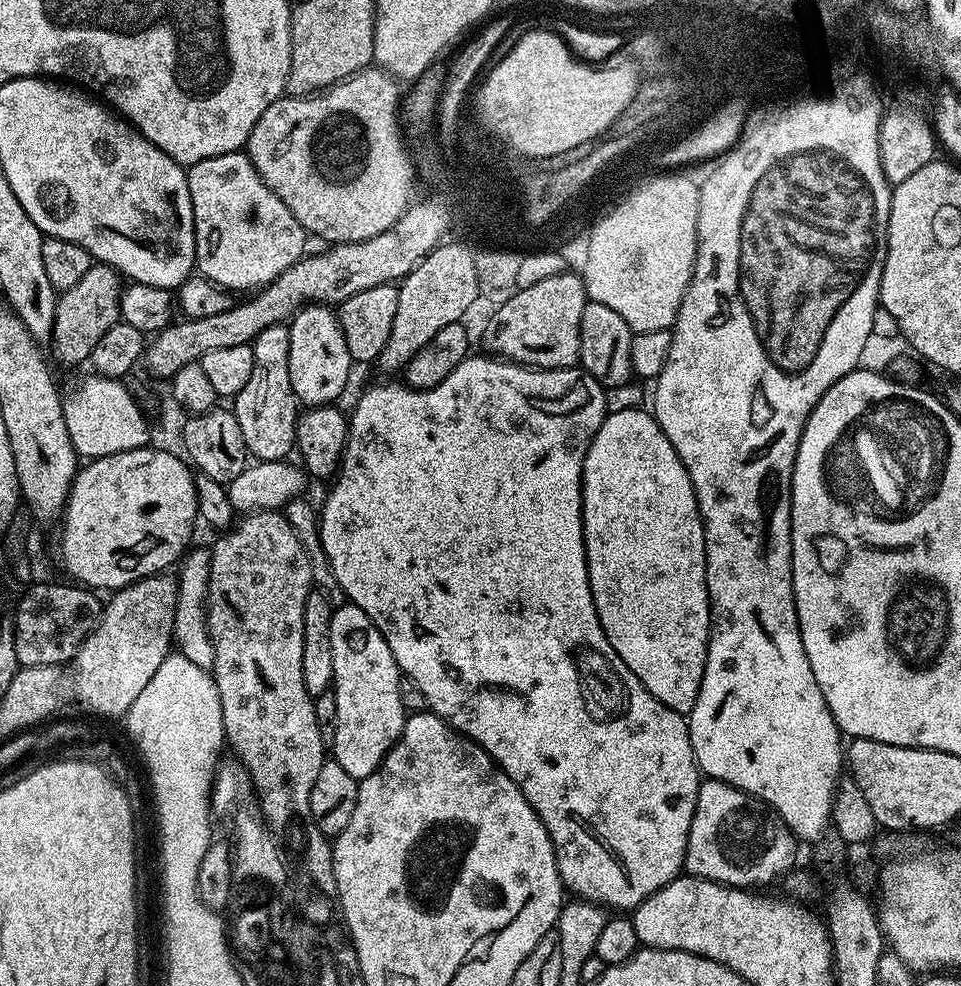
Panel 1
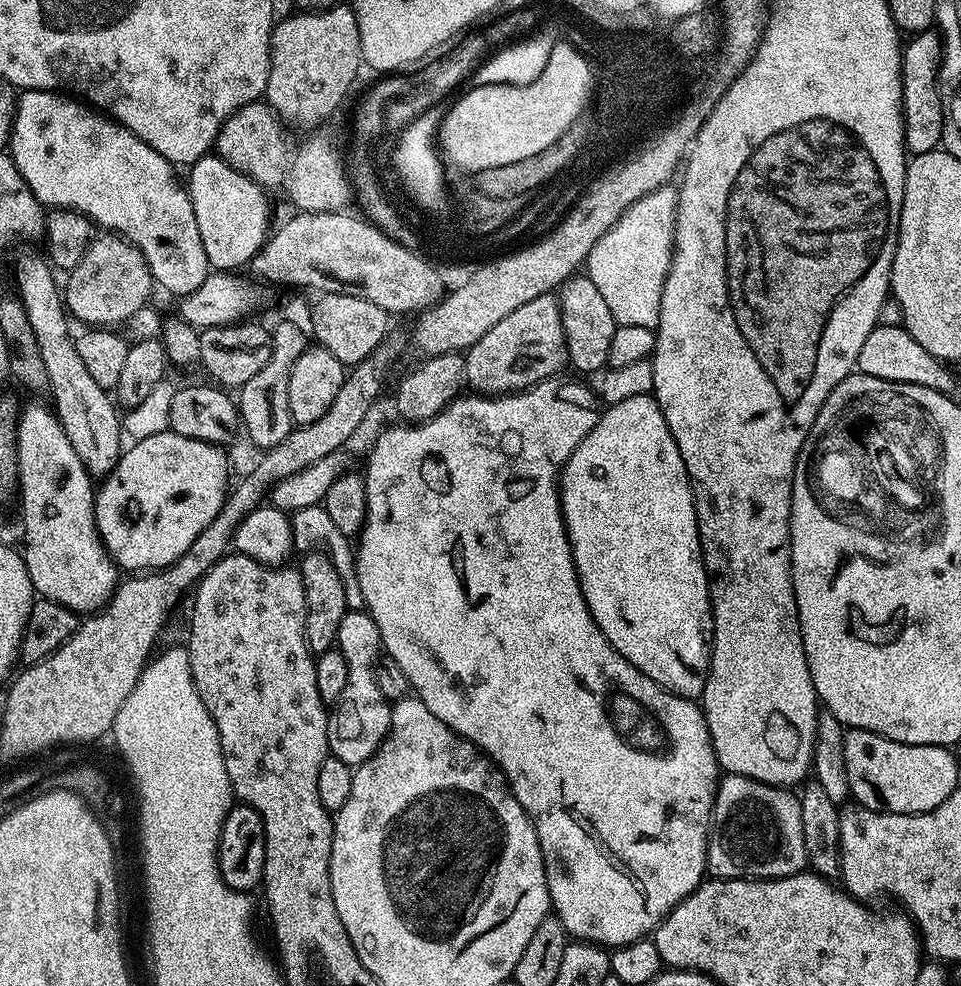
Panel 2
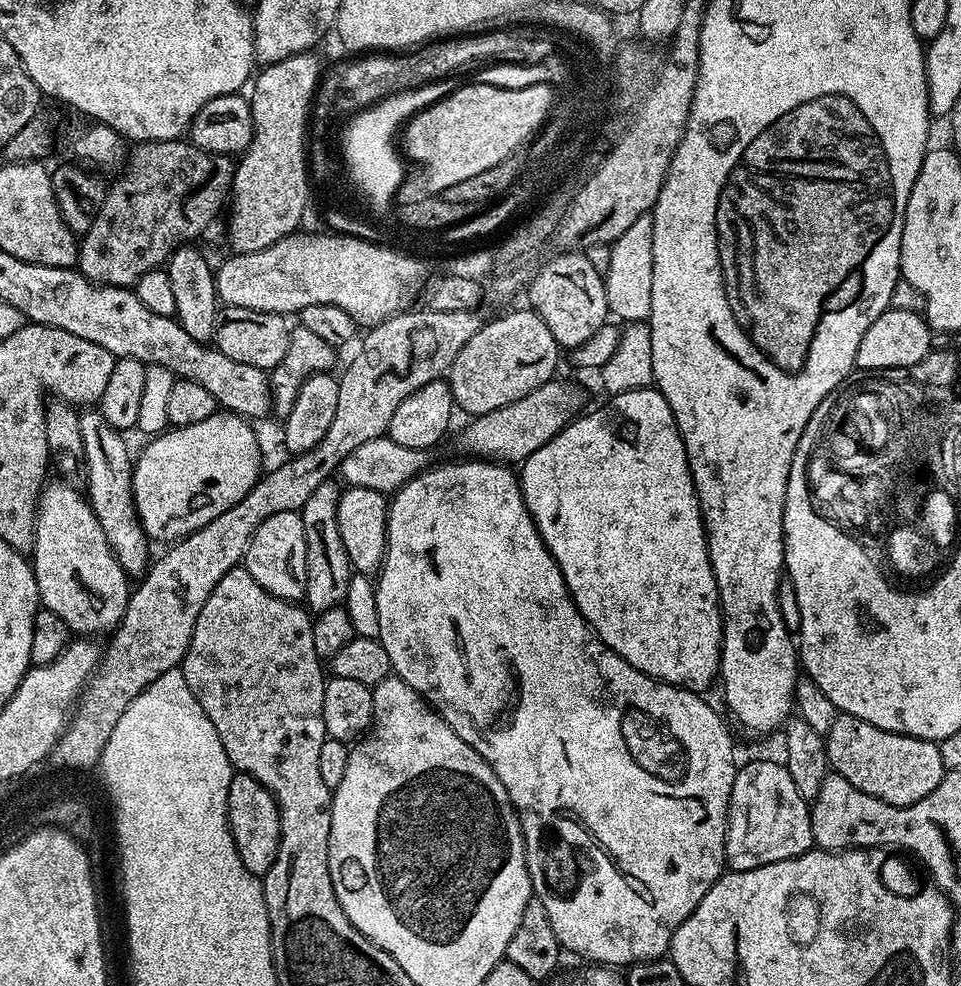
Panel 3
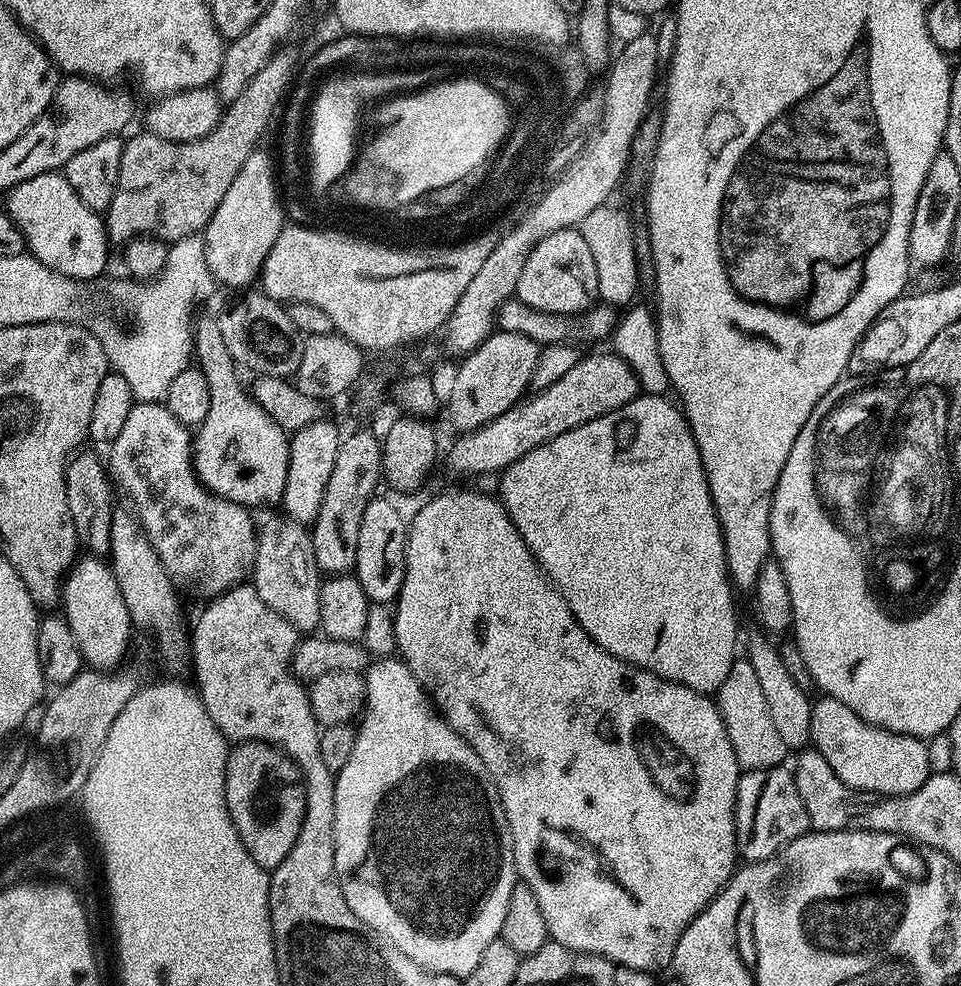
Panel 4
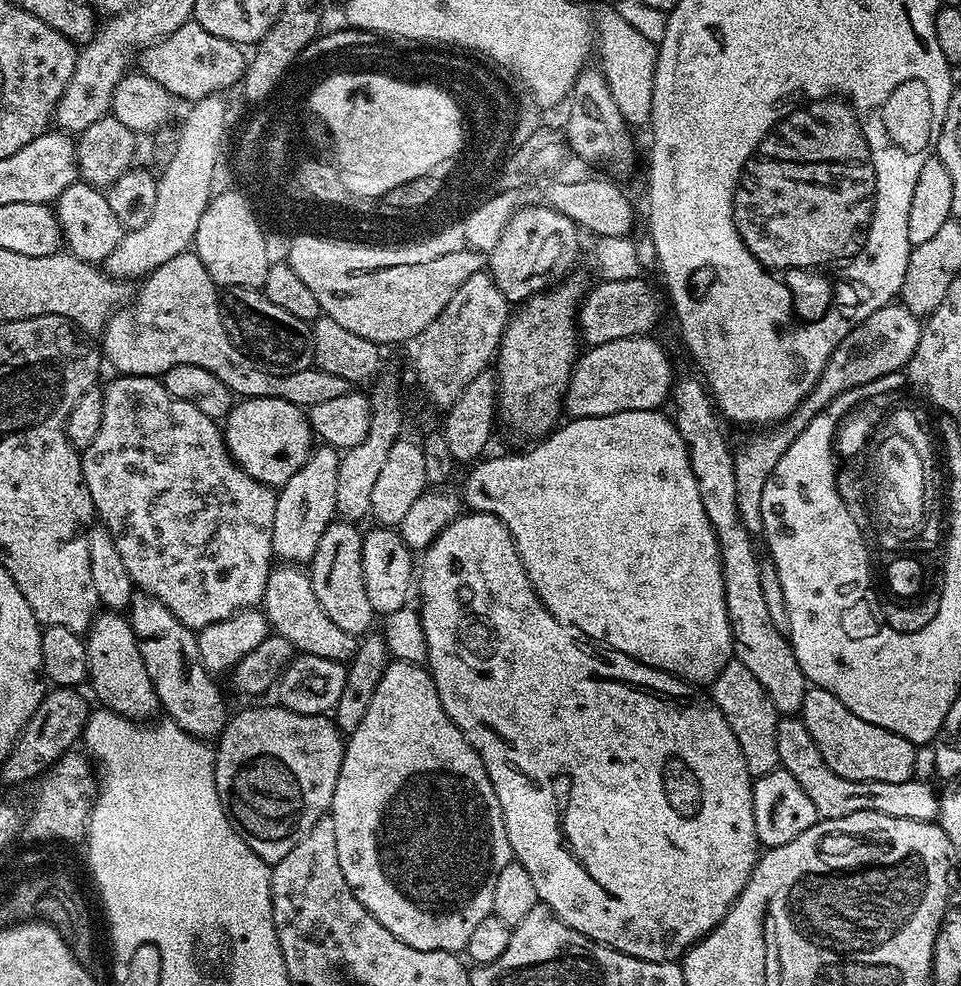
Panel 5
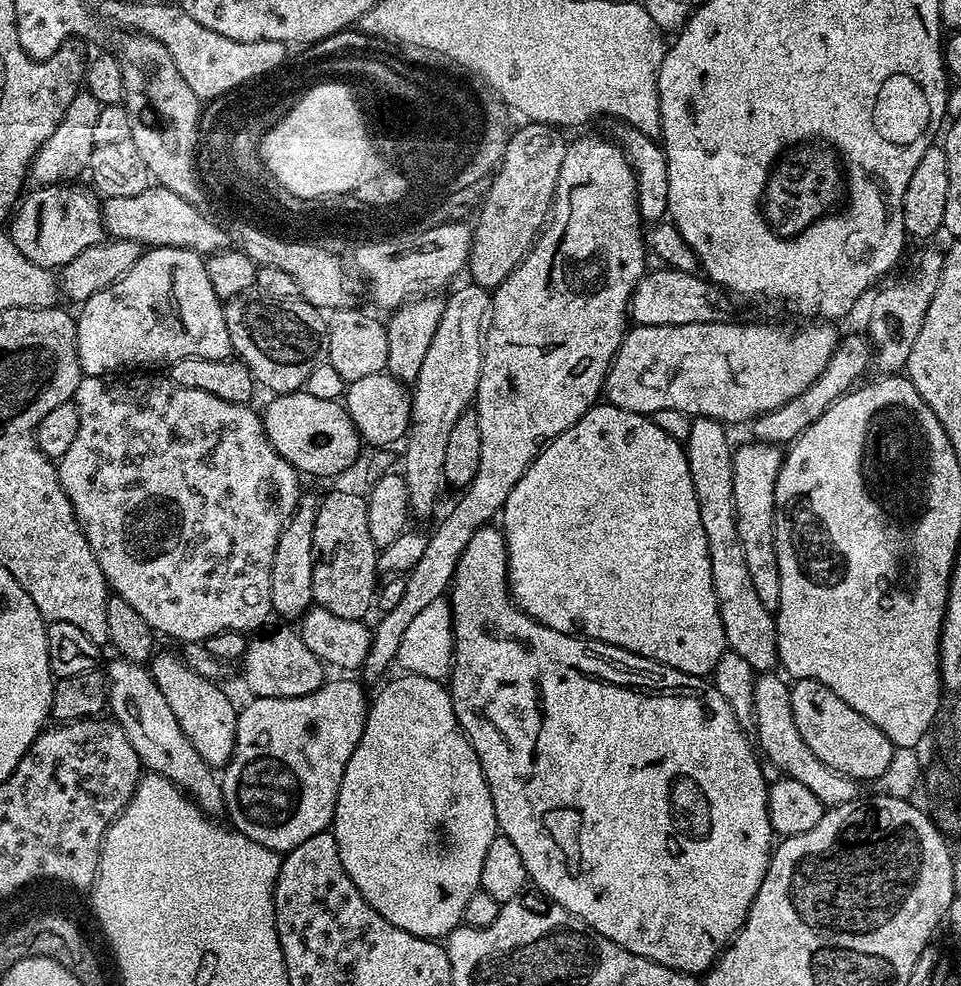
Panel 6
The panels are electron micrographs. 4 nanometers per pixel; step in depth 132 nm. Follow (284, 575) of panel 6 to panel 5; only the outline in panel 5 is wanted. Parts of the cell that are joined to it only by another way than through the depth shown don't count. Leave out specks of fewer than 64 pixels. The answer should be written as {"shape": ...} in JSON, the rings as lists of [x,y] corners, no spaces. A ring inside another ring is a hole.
{"shape":[[[316,446],[312,456],[290,478],[290,482],[281,484],[276,492],[274,506],[274,534],[272,535],[272,554],[277,561],[293,566],[307,565],[318,550],[318,541],[326,534],[326,526],[337,519],[338,474],[341,453],[327,446]]]}

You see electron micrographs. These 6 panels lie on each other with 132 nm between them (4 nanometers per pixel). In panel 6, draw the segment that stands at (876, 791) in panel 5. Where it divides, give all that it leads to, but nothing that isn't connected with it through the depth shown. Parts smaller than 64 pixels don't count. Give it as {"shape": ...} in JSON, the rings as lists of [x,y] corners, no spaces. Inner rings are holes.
{"shape":[[[772,672],[766,673],[765,676],[757,675],[753,686],[752,719],[754,727],[756,726],[754,740],[762,756],[764,751],[763,759],[776,766],[787,779],[802,782],[802,786],[806,786],[806,790],[813,791],[814,796],[824,804],[825,809],[837,808],[857,799],[857,781],[826,766],[826,762],[822,762],[822,758],[818,758],[818,754],[814,754],[810,746],[806,746],[802,734],[798,734],[798,726],[794,726],[794,710],[790,706],[792,690],[789,681],[783,675],[780,676],[775,676]]]}

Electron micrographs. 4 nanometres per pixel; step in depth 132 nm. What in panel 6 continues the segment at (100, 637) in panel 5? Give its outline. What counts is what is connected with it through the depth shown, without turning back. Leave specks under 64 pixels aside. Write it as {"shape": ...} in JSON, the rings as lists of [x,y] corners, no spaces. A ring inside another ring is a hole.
{"shape":[[[119,663],[106,668],[110,716],[119,722],[130,738],[130,746],[134,746],[143,767],[157,776],[168,777],[170,783],[175,784],[181,792],[190,794],[201,808],[223,809],[224,792],[220,789],[217,773],[208,767],[205,760],[200,759],[198,750],[190,746],[190,738],[182,734],[182,726],[178,726],[174,710],[170,710],[162,690],[158,690],[153,682],[151,671],[146,670],[144,664]]]}

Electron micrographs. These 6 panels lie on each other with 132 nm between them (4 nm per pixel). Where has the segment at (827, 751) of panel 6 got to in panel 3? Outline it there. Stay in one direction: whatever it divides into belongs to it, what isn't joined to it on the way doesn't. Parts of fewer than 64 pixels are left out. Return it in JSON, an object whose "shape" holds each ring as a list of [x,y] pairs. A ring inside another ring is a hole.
{"shape":[[[845,712],[834,718],[834,726],[830,726],[826,743],[828,762],[835,775],[846,778],[846,782],[862,794],[870,794],[894,806],[910,806],[926,798],[926,794],[942,782],[945,774],[937,741],[882,730]]]}

